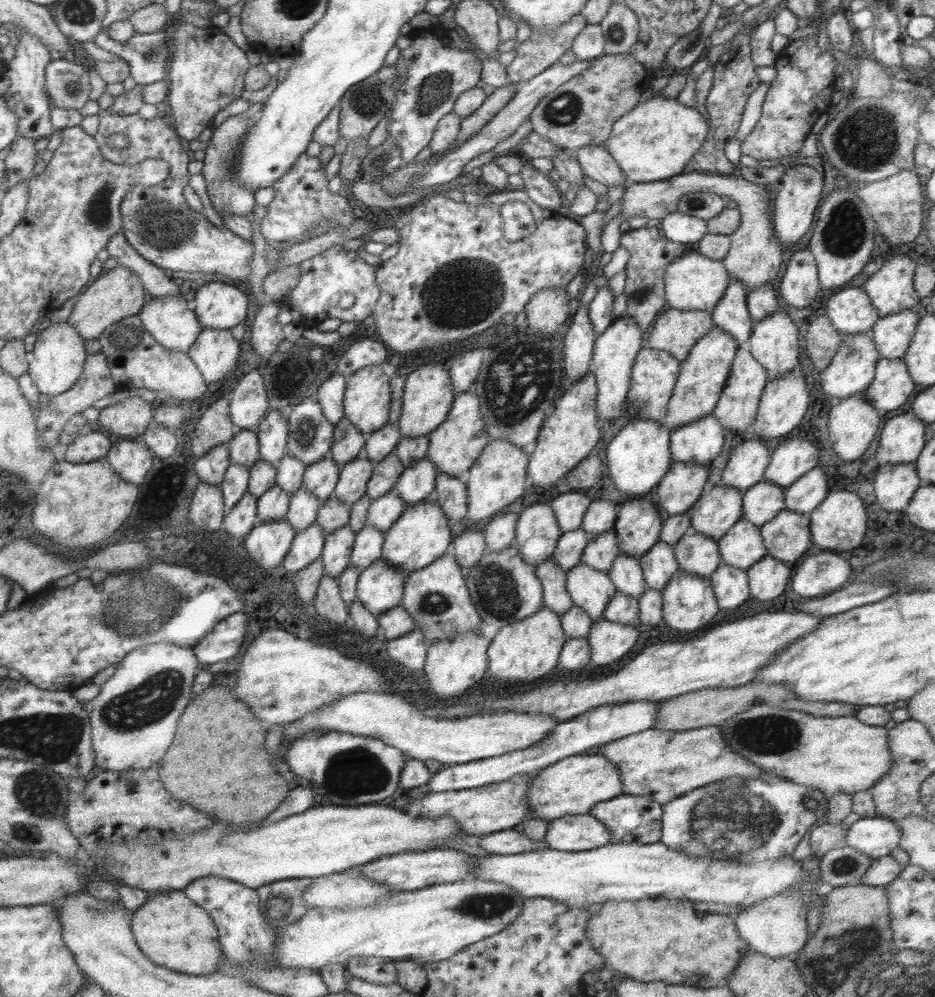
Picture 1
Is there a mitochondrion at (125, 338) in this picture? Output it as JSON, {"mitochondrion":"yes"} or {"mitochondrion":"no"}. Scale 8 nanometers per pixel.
{"mitochondrion":"yes"}

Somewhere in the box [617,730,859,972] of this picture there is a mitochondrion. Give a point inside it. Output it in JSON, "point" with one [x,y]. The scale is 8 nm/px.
{"point":[731,819]}

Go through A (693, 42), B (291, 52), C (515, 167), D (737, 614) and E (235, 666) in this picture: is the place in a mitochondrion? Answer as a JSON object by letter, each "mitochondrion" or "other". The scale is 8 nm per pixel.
{"A":"other","B":"other","C":"other","D":"other","E":"other"}

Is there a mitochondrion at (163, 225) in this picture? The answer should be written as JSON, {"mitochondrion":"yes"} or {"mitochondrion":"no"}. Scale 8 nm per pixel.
{"mitochondrion":"yes"}

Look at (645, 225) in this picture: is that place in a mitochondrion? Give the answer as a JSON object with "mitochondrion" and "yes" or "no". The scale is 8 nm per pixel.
{"mitochondrion":"no"}

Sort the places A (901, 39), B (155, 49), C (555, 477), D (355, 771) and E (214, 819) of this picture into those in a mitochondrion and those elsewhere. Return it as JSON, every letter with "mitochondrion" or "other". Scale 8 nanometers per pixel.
{"A":"other","B":"mitochondrion","C":"other","D":"mitochondrion","E":"other"}

